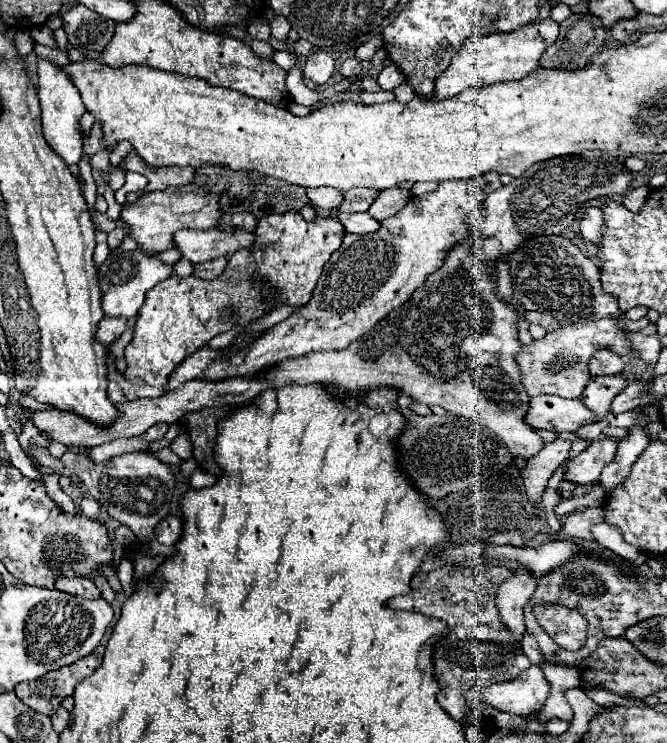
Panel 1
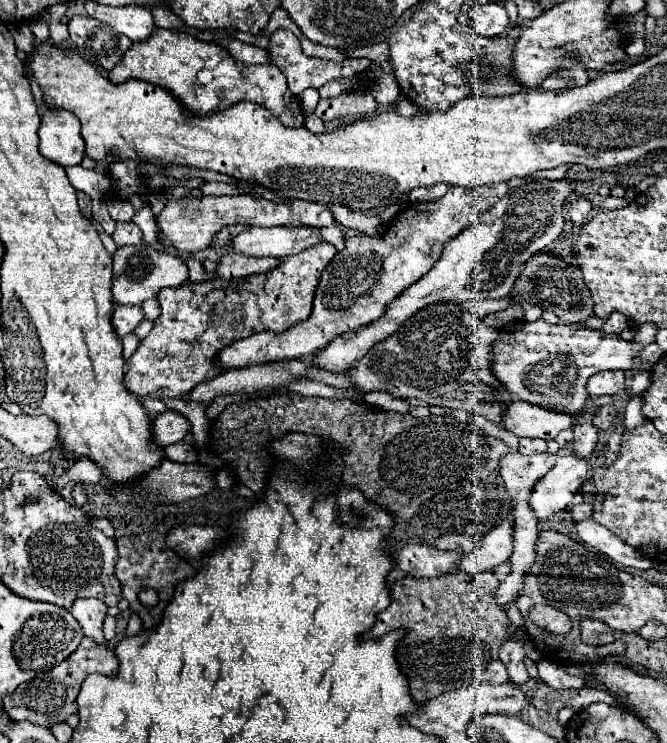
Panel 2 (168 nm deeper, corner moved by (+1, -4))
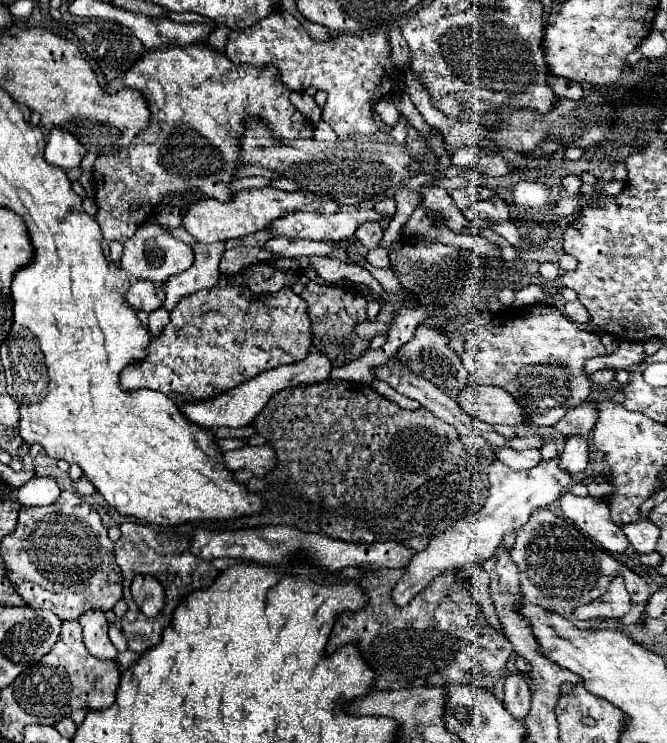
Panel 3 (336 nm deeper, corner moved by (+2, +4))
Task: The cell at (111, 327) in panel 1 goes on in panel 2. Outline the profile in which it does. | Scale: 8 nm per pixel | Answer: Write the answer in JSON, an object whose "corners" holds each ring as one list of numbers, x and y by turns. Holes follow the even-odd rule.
{"corners":[[115,306,113,312,113,328,119,338,131,334,135,326,143,320,143,310,139,306]]}

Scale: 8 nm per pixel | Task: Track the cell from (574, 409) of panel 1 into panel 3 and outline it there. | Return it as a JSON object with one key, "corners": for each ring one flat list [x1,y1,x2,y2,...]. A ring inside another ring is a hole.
{"corners":[[470,386,456,396,456,402,470,418,486,424,520,426,524,422,522,408,498,386]]}

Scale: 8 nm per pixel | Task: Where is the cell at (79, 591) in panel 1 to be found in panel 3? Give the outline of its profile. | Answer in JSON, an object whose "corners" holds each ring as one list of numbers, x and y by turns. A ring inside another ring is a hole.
{"corners":[[82,614,80,624,84,628,84,644,88,652,100,660,116,660,116,648,108,638,108,622,104,614]]}

